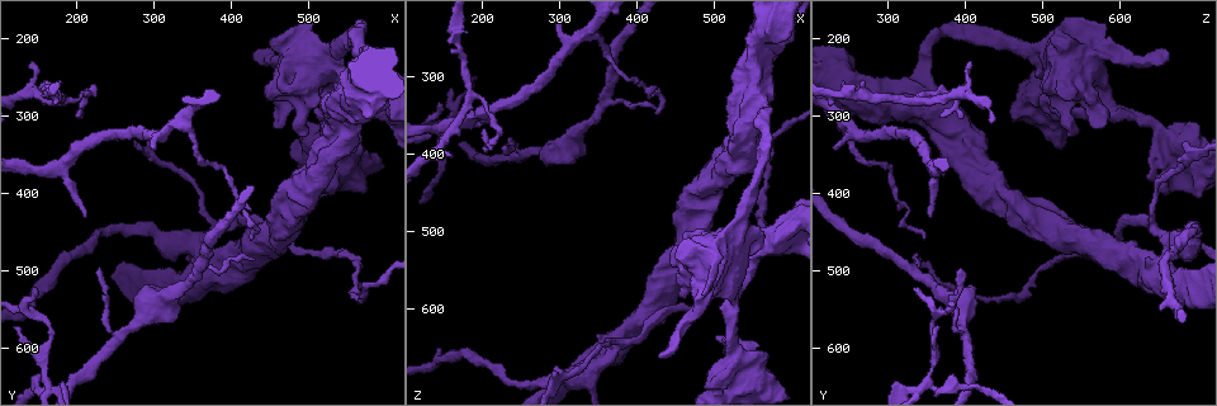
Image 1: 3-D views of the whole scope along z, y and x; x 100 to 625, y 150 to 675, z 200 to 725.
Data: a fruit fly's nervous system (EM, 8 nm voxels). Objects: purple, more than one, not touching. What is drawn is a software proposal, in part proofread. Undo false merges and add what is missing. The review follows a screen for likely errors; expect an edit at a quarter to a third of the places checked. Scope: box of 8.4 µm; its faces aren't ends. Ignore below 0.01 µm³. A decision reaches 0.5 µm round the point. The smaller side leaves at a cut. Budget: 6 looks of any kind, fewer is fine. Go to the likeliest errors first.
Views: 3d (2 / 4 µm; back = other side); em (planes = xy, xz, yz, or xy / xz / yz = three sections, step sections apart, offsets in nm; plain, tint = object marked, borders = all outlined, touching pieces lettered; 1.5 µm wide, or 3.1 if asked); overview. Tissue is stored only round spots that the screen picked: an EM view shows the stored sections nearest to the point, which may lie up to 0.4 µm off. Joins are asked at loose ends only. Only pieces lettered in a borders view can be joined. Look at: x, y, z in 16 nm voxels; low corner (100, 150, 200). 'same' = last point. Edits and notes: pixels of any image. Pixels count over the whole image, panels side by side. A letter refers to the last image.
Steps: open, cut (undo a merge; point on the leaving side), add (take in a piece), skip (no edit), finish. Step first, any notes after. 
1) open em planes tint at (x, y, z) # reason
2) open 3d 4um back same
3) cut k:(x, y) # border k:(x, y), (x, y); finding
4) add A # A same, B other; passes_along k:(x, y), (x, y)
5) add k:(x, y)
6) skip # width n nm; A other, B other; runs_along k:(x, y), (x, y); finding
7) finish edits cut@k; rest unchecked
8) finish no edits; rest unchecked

open 3d 4um at (365, 500, 645) # four or more arms meet

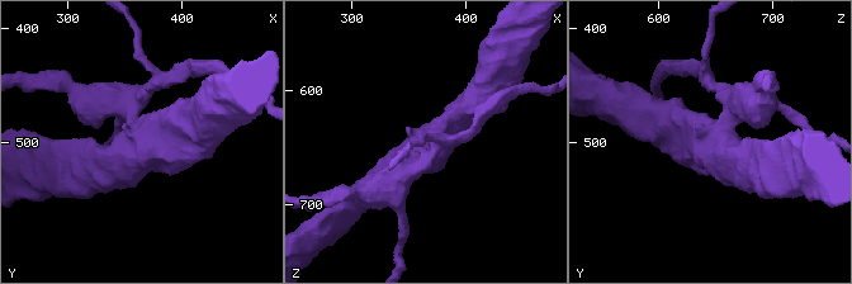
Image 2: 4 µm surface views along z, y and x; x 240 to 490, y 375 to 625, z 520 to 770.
open em yz step 8 tint at (364, 502, 650) # arms 4

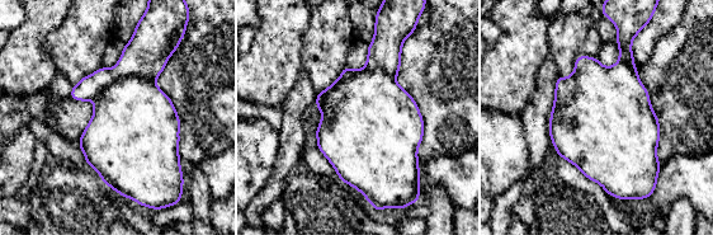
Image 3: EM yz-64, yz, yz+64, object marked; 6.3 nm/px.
open em planes borders same

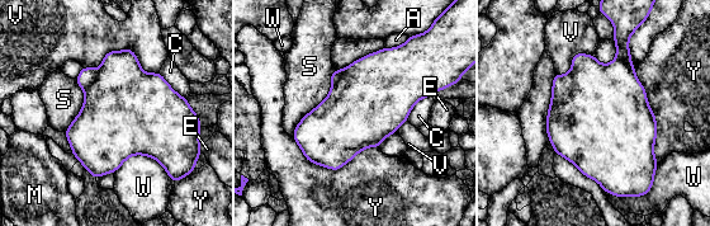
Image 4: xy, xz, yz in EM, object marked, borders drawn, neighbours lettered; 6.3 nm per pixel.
skip # A other, C other, E other, M other, S other, V other, W other, Y other; border 4:(335, 69), (329, 94), (292, 136); all the same cell

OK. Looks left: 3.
open em yz step 8 borders at (215, 430, 355) # branch stops here

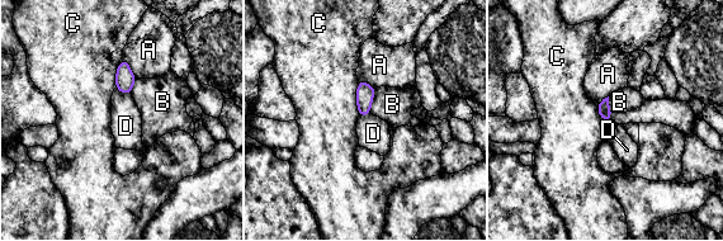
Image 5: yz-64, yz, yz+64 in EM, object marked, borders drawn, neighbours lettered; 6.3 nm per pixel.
skip # A other, B other, C other, D other; no lettered piece goes on from it

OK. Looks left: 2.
open em planes borders at (145, 525, 335) # tapers out

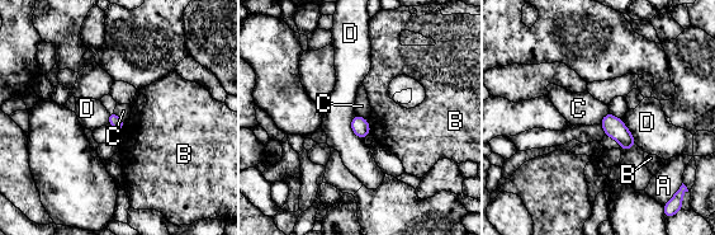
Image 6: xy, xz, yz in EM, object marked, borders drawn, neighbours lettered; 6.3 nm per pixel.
skip # A other, B other, C other, D other; border 6:(355, 114), (368, 121); no lettered piece goes on from it

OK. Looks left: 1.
finish no edits; rest unchecked

